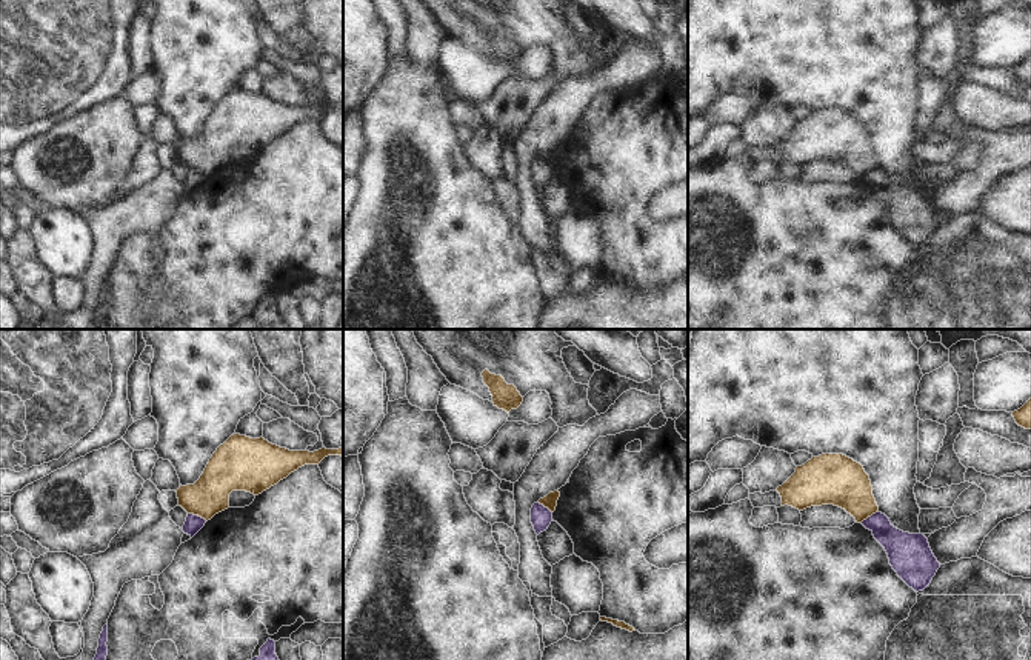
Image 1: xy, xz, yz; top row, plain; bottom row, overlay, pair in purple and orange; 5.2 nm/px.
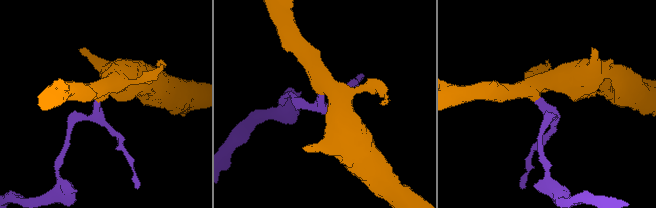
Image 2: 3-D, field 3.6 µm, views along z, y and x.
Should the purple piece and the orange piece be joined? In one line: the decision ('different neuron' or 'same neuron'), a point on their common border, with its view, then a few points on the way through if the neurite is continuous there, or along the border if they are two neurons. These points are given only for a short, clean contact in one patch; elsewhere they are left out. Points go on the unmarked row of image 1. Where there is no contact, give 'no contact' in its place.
different neuron; meets purple in xy at (197, 171); border along xy (188, 168), (206, 176)

